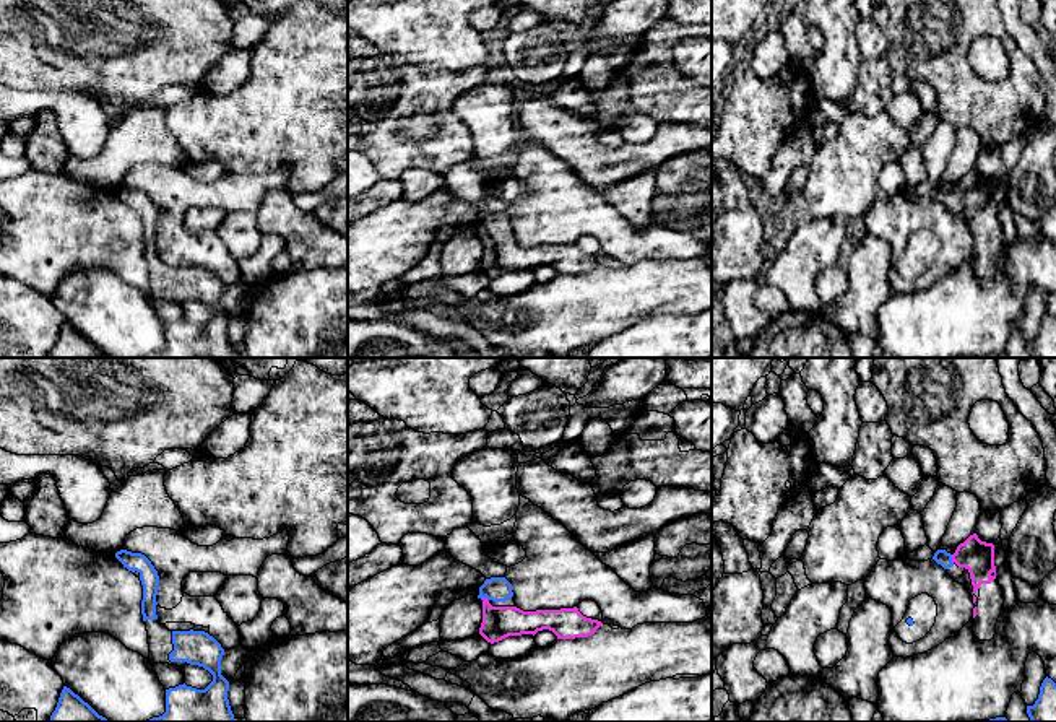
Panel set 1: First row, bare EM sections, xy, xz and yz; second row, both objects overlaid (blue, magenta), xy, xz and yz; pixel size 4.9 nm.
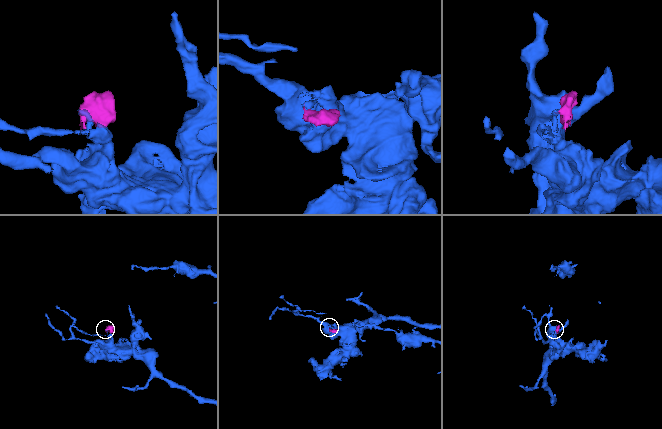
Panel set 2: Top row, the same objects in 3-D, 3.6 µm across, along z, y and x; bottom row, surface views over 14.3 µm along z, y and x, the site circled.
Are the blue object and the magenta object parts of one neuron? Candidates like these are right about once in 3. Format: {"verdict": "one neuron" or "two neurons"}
{"verdict": "one neuron"}

